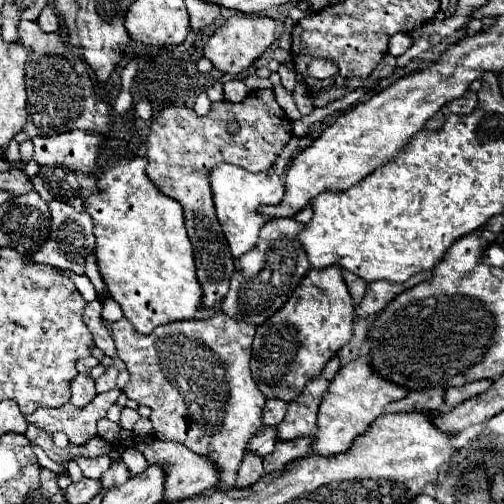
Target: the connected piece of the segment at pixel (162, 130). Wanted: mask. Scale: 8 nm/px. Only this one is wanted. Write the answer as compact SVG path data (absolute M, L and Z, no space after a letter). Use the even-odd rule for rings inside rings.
M253 90L247 94L245 100L241 102L213 102L211 110L207 116L197 116L193 108L189 106L169 106L157 112L151 120L151 130L147 138L147 176L149 180L169 198L177 200L183 206L185 212L185 226L189 232L189 238L193 242L195 250L195 262L197 262L197 278L203 286L203 304L201 306L213 306L219 302L227 292L229 292L229 278L233 274L233 256L229 252L227 240L223 238L223 230L219 226L217 214L215 214L215 204L213 204L213 194L211 194L211 184L209 184L209 174L211 168L217 166L219 162L231 162L235 166L241 166L245 170L253 172L263 172L269 170L279 156L279 152L285 148L285 144L291 138L291 124L283 112L283 108L277 104L273 90ZM231 122L239 124L239 132L231 134L227 126Z

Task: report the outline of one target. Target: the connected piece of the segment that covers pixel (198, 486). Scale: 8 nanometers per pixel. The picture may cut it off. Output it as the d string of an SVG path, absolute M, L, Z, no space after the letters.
M141 436L141 438L137 438L135 448L145 454L149 464L163 464L165 466L167 480L165 480L163 502L185 500L185 498L197 496L197 494L205 492L207 488L213 488L213 486L219 484L219 476L217 476L219 468L213 466L213 462L209 458L203 458L203 456L187 450L183 444L165 442L165 440L157 440L157 438L151 438L151 436Z

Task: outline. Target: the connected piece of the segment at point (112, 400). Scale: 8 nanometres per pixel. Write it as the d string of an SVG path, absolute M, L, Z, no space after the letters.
M116 387L97 394L97 398L85 408L75 408L67 402L59 408L39 408L25 418L29 424L35 424L45 432L67 434L71 444L85 444L95 436L95 422L105 416L105 412L117 402L121 393L122 390Z

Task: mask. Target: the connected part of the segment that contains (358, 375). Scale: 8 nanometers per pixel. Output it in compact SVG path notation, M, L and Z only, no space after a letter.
M367 356L345 364L331 382L327 394L323 396L317 420L319 432L315 434L313 452L321 456L333 456L349 450L355 438L363 436L371 428L371 422L385 412L385 406L393 400L405 398L407 392L409 390L405 386L395 386L393 382L387 382L381 374L375 374L375 370L371 370L371 362L367 362Z

